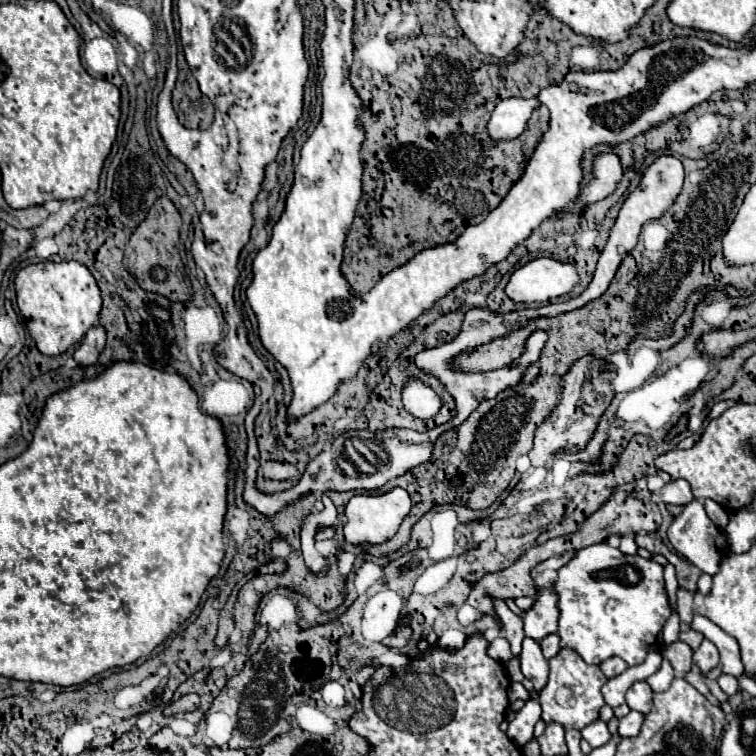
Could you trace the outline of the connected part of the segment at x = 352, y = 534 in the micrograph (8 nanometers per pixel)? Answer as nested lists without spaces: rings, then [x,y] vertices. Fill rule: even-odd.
[[[363,493],[363,495],[355,495],[347,507],[345,507],[345,541],[351,545],[381,545],[385,541],[389,541],[401,521],[409,515],[411,511],[411,501],[403,501],[403,495],[373,495],[373,493]]]

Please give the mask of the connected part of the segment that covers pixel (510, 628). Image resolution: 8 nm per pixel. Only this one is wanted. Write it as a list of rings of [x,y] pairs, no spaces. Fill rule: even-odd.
[[[495,601],[495,609],[499,609],[499,617],[501,617],[501,623],[503,623],[503,637],[509,641],[511,653],[519,655],[521,643],[525,639],[521,617],[515,615],[511,609],[505,609],[505,603],[501,603],[501,601]]]

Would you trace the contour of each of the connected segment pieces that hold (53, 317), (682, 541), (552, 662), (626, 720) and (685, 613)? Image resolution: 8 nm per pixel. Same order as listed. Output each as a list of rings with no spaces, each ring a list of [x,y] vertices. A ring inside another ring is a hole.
[[[77,261],[27,265],[15,277],[15,291],[25,327],[37,349],[47,357],[57,357],[77,345],[99,321],[101,291],[91,271]]]
[[[693,501],[691,505],[687,505],[683,509],[683,513],[679,517],[675,517],[671,527],[667,529],[667,539],[679,555],[683,555],[689,563],[699,567],[707,575],[715,575],[719,571],[719,563],[727,553],[725,533],[707,517],[707,513],[699,501]]]
[[[561,649],[553,659],[549,659],[549,667],[549,681],[539,695],[539,703],[543,709],[541,719],[545,723],[557,721],[565,729],[581,731],[599,717],[599,711],[605,705],[601,687],[607,683],[607,677],[601,673],[599,665],[587,665],[573,649]]]
[[[631,711],[627,717],[623,717],[619,721],[619,737],[635,737],[639,735],[639,729],[641,729],[641,723],[643,723],[643,715],[641,713],[635,713]]]
[[[679,589],[677,591],[677,613],[681,617],[681,631],[687,631],[691,625],[691,619],[693,619],[691,605],[693,605],[693,595],[685,589]]]

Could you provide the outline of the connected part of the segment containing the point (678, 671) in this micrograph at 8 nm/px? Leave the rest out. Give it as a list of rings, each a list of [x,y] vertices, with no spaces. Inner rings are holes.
[[[675,641],[671,645],[665,645],[661,653],[671,663],[677,677],[683,677],[687,671],[691,671],[691,667],[693,667],[693,659],[691,659],[693,651],[691,651],[691,647],[687,643]]]

